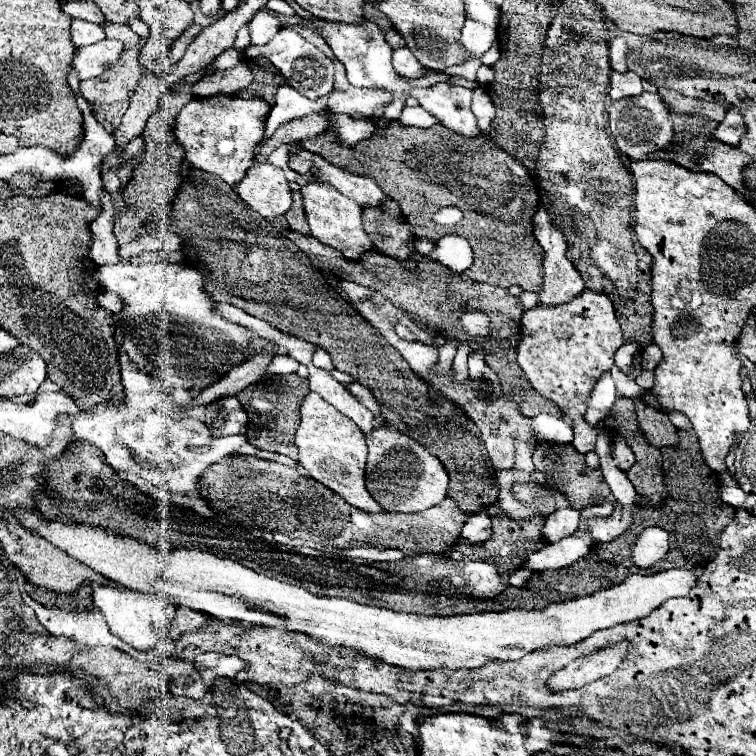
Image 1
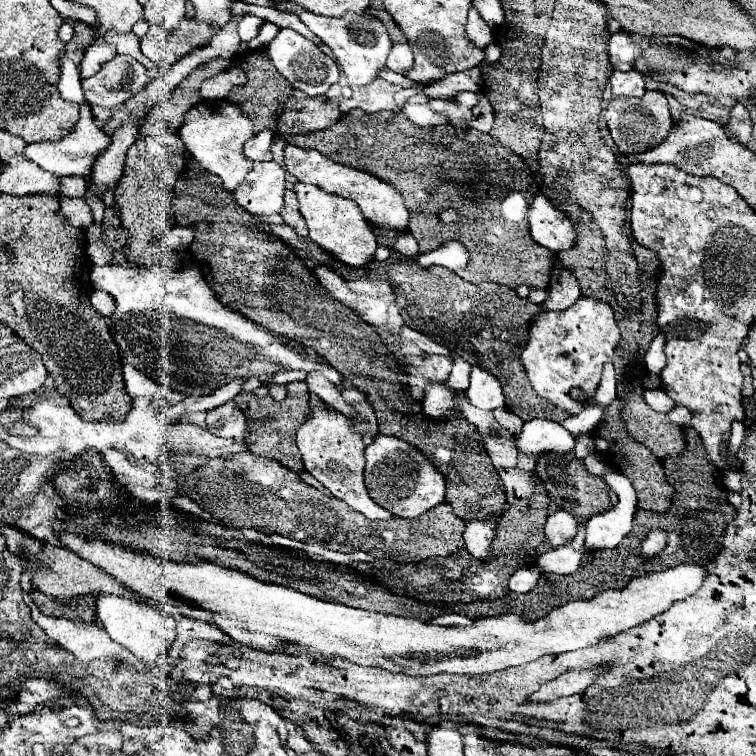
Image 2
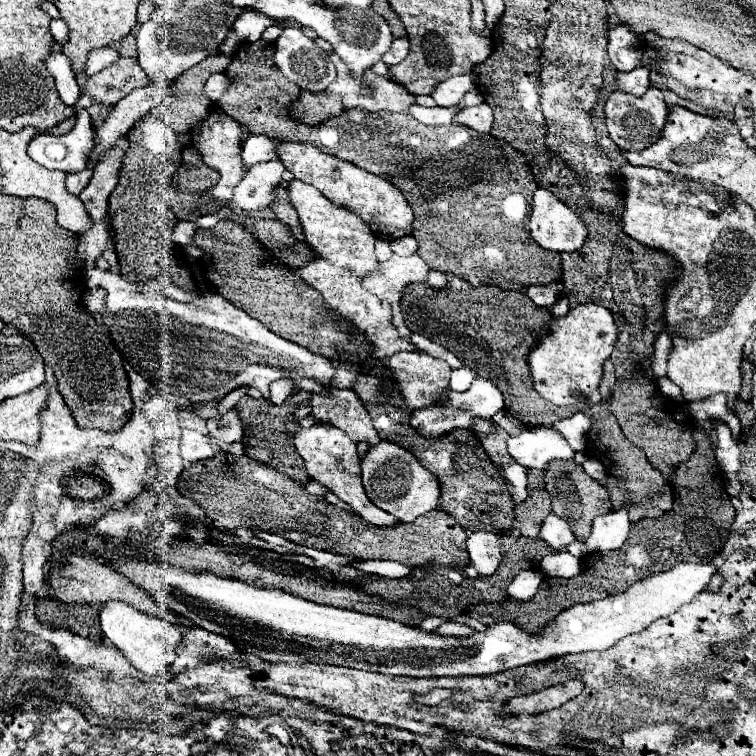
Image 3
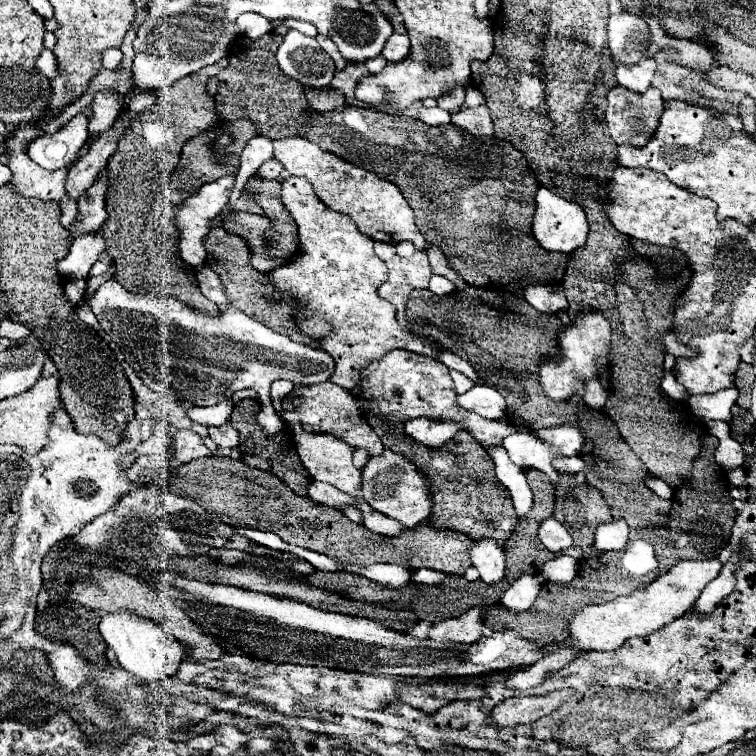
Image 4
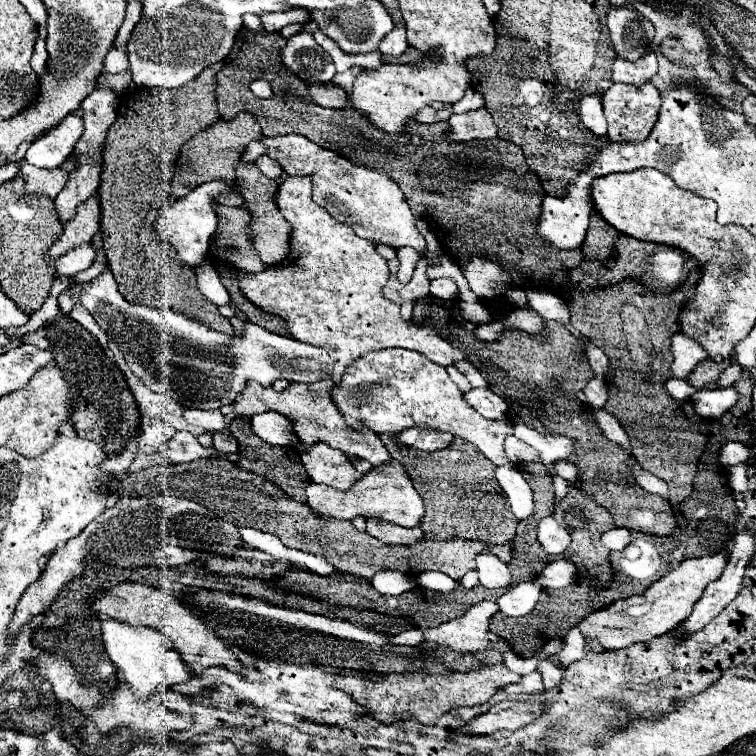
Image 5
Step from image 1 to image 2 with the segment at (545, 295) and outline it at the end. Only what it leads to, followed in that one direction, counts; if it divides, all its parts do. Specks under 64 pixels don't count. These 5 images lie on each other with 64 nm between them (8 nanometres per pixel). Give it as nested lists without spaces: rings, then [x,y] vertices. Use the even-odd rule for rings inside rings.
[[[538,192],[530,206],[530,234],[532,238],[548,250],[570,250],[578,242],[574,222],[550,204],[550,198],[544,192]],[[560,262],[554,264],[548,292],[550,292],[550,298],[548,298],[548,304],[544,304],[544,308],[554,310],[554,312],[562,312],[570,308],[580,298],[580,286],[576,278]]]

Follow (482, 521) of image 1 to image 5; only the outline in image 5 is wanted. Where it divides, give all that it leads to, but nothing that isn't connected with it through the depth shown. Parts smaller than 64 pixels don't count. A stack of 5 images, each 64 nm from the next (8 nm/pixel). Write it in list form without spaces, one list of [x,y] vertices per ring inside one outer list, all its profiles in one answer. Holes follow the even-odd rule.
[[[482,552],[476,556],[476,564],[478,564],[478,574],[480,574],[480,584],[484,588],[496,590],[496,588],[512,586],[508,566],[502,560],[496,560],[496,556]]]

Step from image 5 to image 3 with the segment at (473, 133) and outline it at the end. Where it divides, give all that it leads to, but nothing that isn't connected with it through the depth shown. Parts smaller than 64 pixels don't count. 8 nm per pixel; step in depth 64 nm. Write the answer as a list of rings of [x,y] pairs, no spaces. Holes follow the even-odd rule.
[[[486,102],[480,106],[474,106],[474,108],[464,108],[454,116],[454,122],[468,126],[476,132],[488,134],[492,128],[492,108]]]

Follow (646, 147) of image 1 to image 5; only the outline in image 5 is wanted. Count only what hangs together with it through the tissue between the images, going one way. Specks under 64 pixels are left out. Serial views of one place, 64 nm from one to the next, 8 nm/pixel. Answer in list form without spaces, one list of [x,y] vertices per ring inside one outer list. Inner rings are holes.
[[[646,82],[644,86],[636,88],[632,84],[614,84],[610,90],[604,92],[604,116],[610,128],[612,142],[640,142],[648,138],[648,132],[654,128],[660,110],[660,92],[654,84]]]

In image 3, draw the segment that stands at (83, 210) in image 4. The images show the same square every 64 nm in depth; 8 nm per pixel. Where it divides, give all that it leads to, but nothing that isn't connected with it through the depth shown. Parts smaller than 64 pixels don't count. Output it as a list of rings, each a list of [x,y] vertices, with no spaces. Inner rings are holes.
[[[120,140],[120,144],[116,144],[116,148],[112,152],[108,152],[108,156],[104,158],[104,164],[96,164],[96,174],[92,176],[90,184],[84,188],[84,192],[80,192],[80,200],[90,216],[90,220],[96,222],[104,222],[106,214],[108,214],[108,196],[112,192],[112,188],[116,186],[116,172],[120,170],[120,152],[124,152],[126,144],[124,140]]]

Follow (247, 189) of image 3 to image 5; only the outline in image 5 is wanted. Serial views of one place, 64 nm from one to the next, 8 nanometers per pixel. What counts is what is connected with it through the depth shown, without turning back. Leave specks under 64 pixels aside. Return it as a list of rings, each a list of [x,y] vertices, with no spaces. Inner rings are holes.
[[[260,156],[260,158],[256,160],[256,166],[260,168],[262,174],[271,180],[281,177],[282,168],[280,168],[280,164],[276,164],[276,160],[270,160],[268,156]]]

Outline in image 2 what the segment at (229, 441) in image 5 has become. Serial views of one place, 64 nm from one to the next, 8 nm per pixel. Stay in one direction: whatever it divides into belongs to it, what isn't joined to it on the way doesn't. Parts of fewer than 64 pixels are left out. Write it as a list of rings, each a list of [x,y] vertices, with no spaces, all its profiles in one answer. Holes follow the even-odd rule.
[[[226,402],[220,408],[214,408],[210,412],[206,412],[206,422],[208,422],[208,430],[214,436],[220,438],[232,438],[232,440],[240,440],[246,432],[246,418],[240,412],[240,408],[234,402]]]

